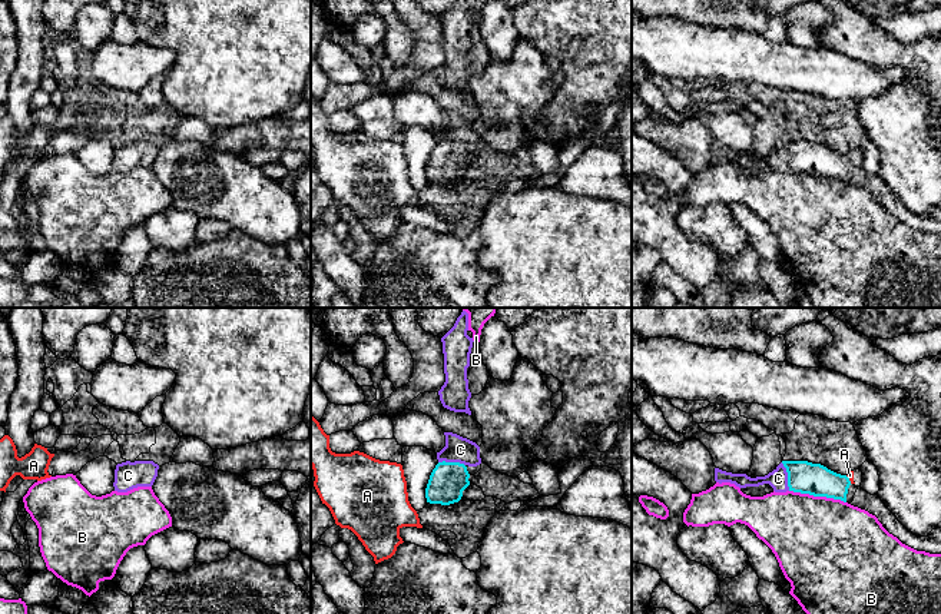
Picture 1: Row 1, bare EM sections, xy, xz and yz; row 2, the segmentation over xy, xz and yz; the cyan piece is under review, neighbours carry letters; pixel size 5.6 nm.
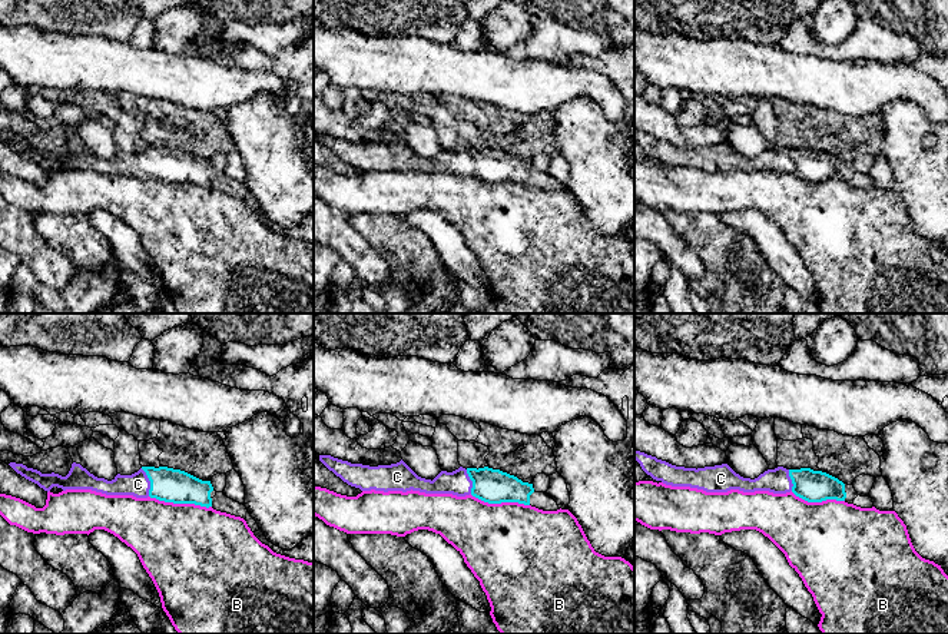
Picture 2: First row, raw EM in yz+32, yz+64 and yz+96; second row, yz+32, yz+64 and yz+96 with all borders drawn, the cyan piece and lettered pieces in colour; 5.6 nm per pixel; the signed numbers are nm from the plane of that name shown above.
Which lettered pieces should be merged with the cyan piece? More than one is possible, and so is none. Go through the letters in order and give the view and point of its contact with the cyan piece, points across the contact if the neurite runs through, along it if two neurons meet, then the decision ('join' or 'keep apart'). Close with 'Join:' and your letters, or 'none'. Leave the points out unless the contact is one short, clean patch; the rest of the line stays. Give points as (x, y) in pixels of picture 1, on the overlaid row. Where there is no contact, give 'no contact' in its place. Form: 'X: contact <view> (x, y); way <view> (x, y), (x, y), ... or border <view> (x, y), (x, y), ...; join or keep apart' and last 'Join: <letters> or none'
A: contact yz (848, 480); border yz (845, 475), (851, 483); keep apart
B: contact yz (818, 495); border yz (789, 490), (840, 498), (845, 503); keep apart
C: contact yz (788, 477); way yz (804, 477), (788, 477), (778, 478); join
Join: C

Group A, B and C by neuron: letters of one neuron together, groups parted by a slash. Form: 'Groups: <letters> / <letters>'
Groups: A / B / C

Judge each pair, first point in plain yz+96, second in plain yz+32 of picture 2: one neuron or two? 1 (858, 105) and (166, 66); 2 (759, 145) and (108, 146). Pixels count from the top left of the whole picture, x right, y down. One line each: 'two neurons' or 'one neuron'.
1: one neuron
2: one neuron

